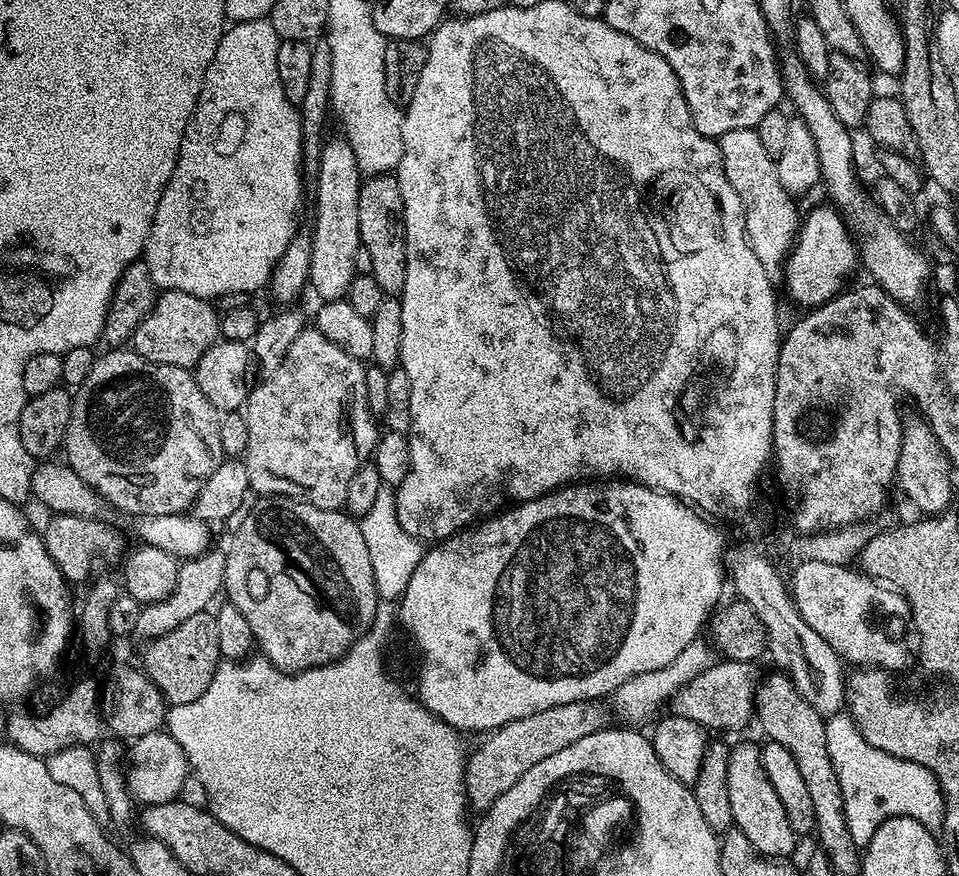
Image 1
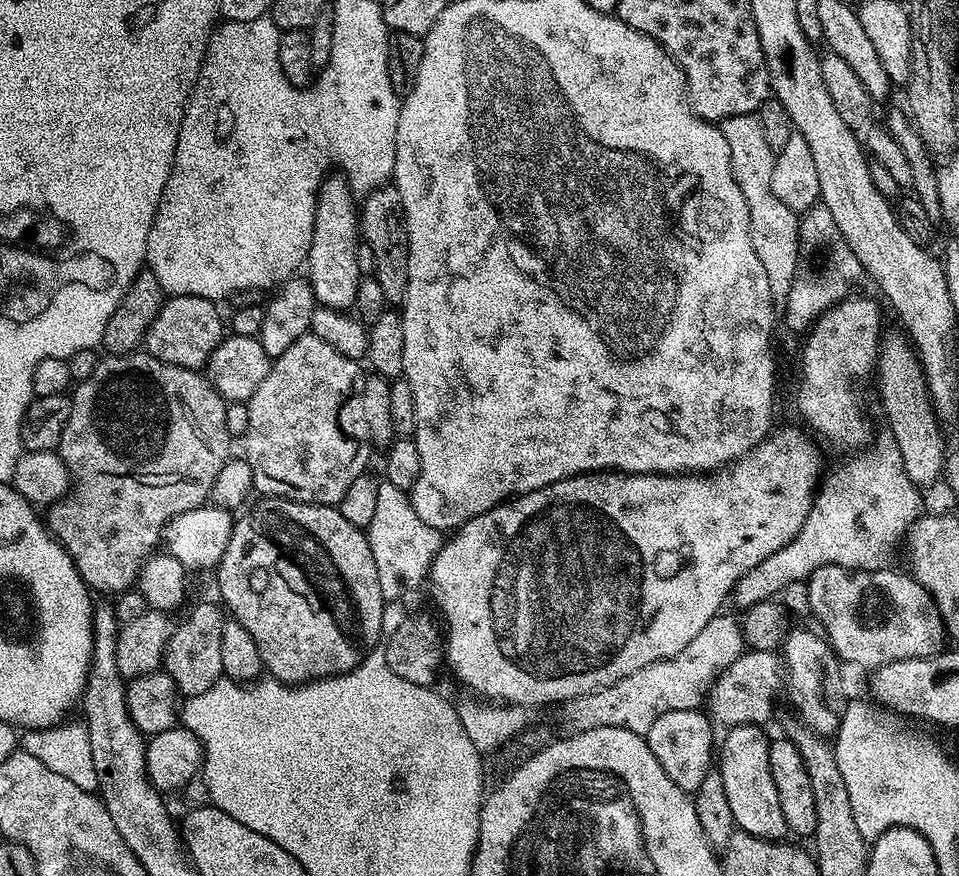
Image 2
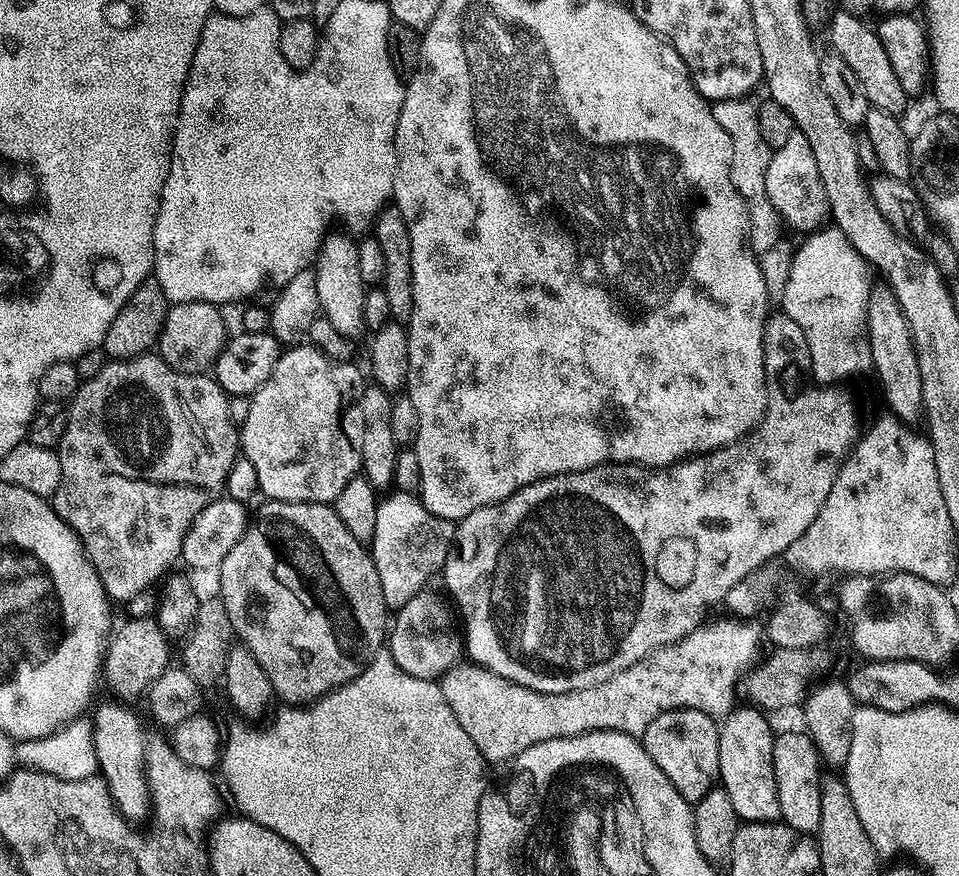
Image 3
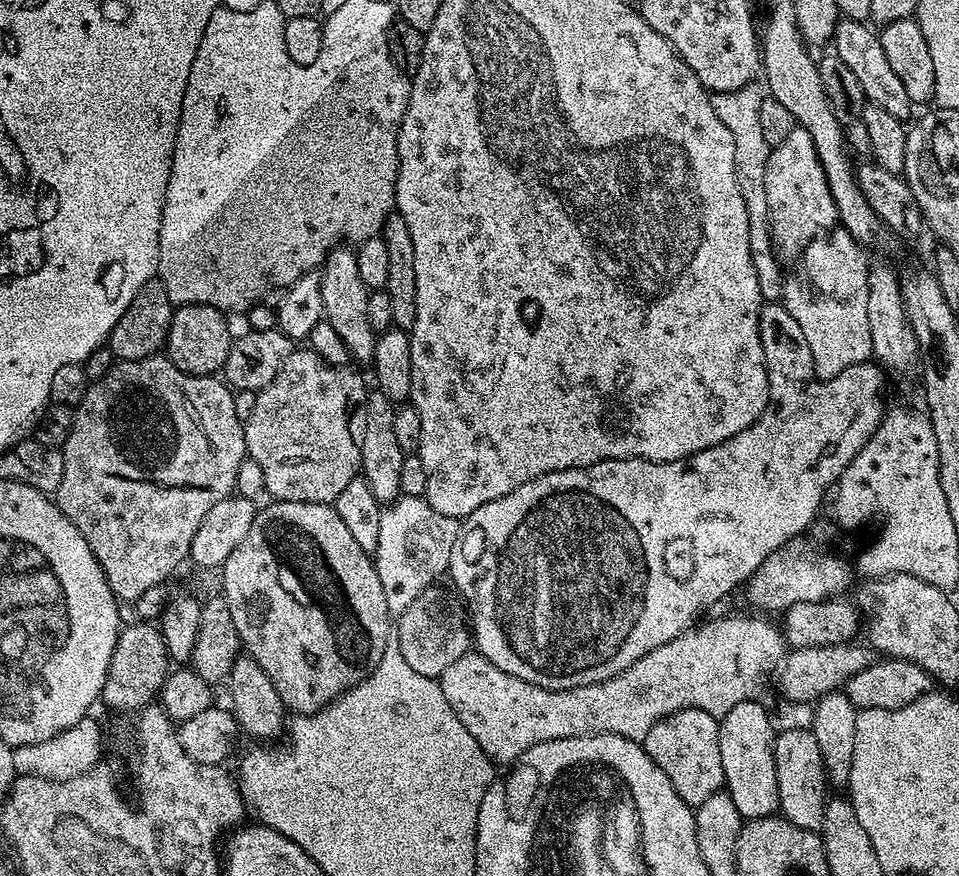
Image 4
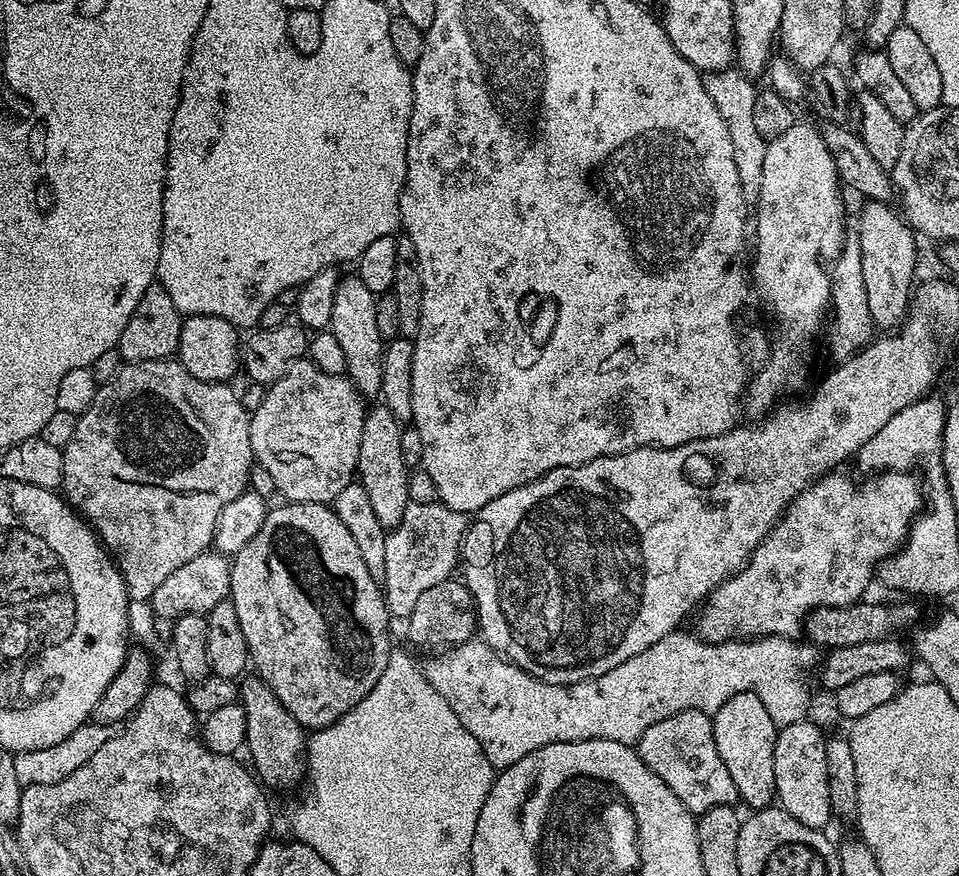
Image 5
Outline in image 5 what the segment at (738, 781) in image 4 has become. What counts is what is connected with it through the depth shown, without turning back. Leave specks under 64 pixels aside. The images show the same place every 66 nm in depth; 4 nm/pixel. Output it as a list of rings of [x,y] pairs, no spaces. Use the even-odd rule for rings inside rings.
[[[749,692],[734,694],[722,710],[712,716],[712,733],[718,754],[734,778],[737,797],[749,804],[749,809],[769,807],[776,800],[774,782],[774,742],[777,734],[774,718],[770,718],[762,698]]]

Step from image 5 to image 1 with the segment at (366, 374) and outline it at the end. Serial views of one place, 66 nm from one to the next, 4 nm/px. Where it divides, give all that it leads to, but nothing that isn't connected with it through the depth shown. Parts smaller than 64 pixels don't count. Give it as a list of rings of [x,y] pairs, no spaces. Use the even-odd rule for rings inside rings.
[[[325,139],[322,162],[318,170],[316,187],[316,225],[310,228],[312,253],[308,283],[311,291],[320,295],[321,301],[343,300],[348,295],[350,282],[358,273],[354,266],[354,254],[360,249],[358,230],[358,194],[362,183],[360,163],[347,139]]]

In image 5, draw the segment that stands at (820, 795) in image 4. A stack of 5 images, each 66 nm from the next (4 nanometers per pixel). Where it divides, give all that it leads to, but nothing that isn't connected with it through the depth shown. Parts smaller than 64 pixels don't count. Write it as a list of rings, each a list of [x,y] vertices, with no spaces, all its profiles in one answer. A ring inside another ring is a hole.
[[[805,718],[794,722],[790,726],[779,729],[774,742],[774,782],[776,783],[776,800],[779,807],[790,814],[802,826],[827,829],[828,823],[834,820],[832,807],[830,806],[830,778],[826,774],[826,732],[823,732],[816,724],[811,724],[811,719]]]

